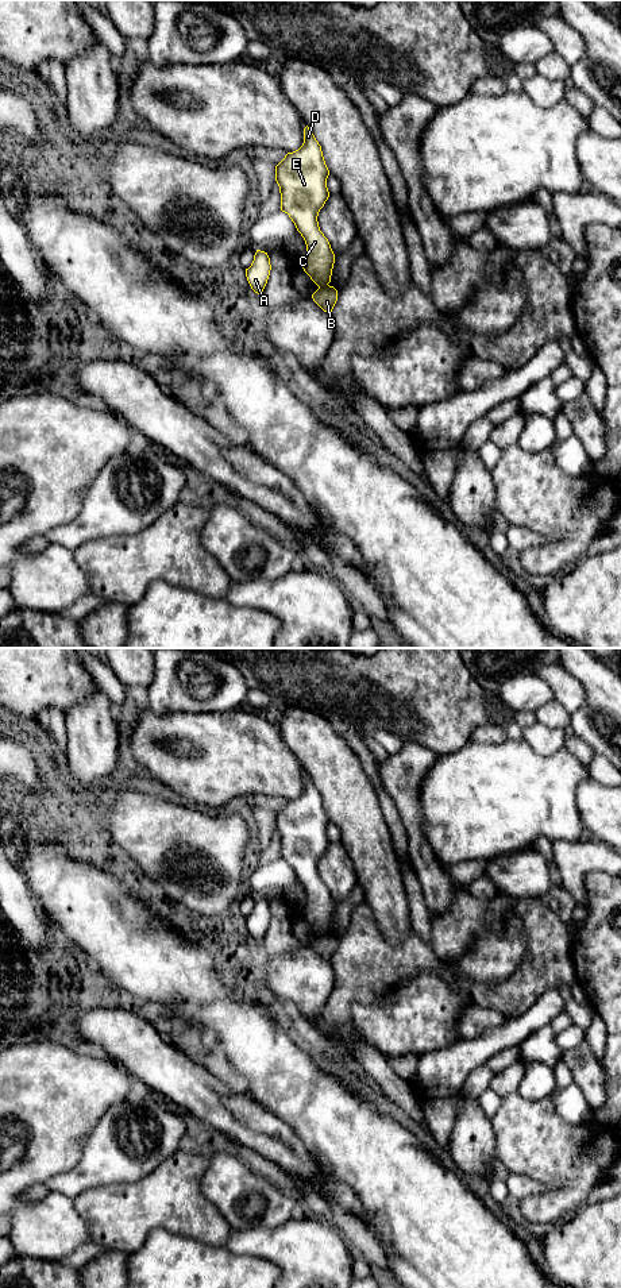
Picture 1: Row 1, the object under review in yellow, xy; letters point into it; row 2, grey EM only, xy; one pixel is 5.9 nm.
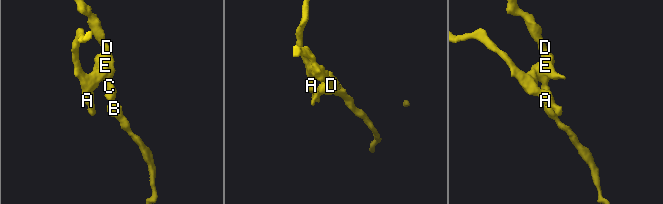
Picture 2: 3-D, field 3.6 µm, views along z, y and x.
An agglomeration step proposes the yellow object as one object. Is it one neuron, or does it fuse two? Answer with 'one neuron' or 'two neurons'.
two neurons

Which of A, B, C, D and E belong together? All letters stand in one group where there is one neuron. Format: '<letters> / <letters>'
A C D E / B

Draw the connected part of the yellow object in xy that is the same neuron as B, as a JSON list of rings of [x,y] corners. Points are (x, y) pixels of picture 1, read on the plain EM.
[[[333,934],[319,936],[312,942],[313,949],[327,961],[331,963],[336,949],[338,949],[338,938]]]

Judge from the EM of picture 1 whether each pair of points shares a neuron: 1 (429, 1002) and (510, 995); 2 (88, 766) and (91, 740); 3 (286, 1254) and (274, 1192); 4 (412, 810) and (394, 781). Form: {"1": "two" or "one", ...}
{"1": "two", "2": "one", "3": "two", "4": "one"}

